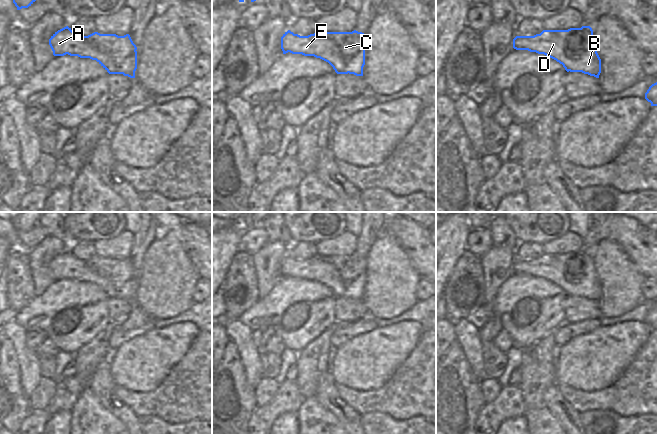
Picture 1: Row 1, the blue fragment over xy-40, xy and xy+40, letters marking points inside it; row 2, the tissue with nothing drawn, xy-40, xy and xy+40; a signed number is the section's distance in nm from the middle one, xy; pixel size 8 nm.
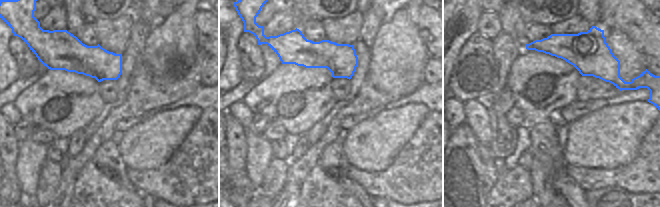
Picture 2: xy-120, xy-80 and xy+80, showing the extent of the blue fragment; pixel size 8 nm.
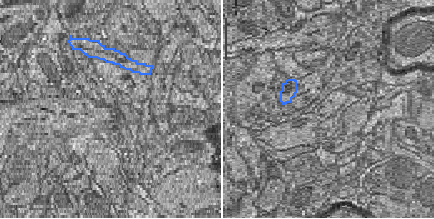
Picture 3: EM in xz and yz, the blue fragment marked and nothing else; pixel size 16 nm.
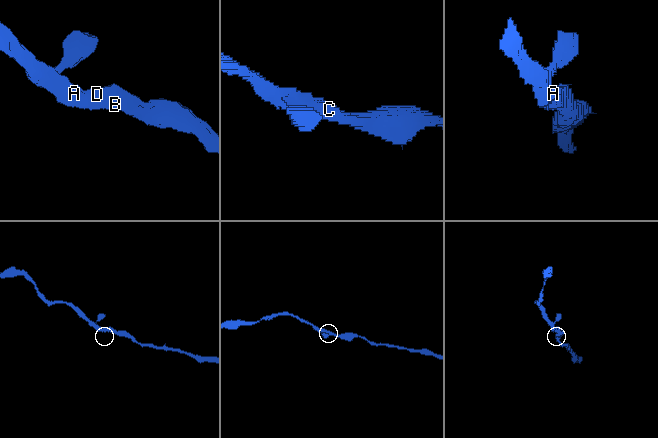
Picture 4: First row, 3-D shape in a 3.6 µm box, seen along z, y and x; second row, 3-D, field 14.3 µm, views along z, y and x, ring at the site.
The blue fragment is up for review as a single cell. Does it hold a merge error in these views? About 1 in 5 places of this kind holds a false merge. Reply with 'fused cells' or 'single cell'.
single cell

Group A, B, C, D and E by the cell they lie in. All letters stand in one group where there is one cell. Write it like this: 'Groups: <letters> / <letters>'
Groups: A B C D E

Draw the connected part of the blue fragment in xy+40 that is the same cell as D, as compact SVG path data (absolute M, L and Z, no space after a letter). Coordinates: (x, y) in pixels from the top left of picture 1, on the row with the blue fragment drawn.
M590 26L543 30L534 36L516 36L513 48L544 54L562 64L567 72L582 72L596 78L601 73L601 59Z

